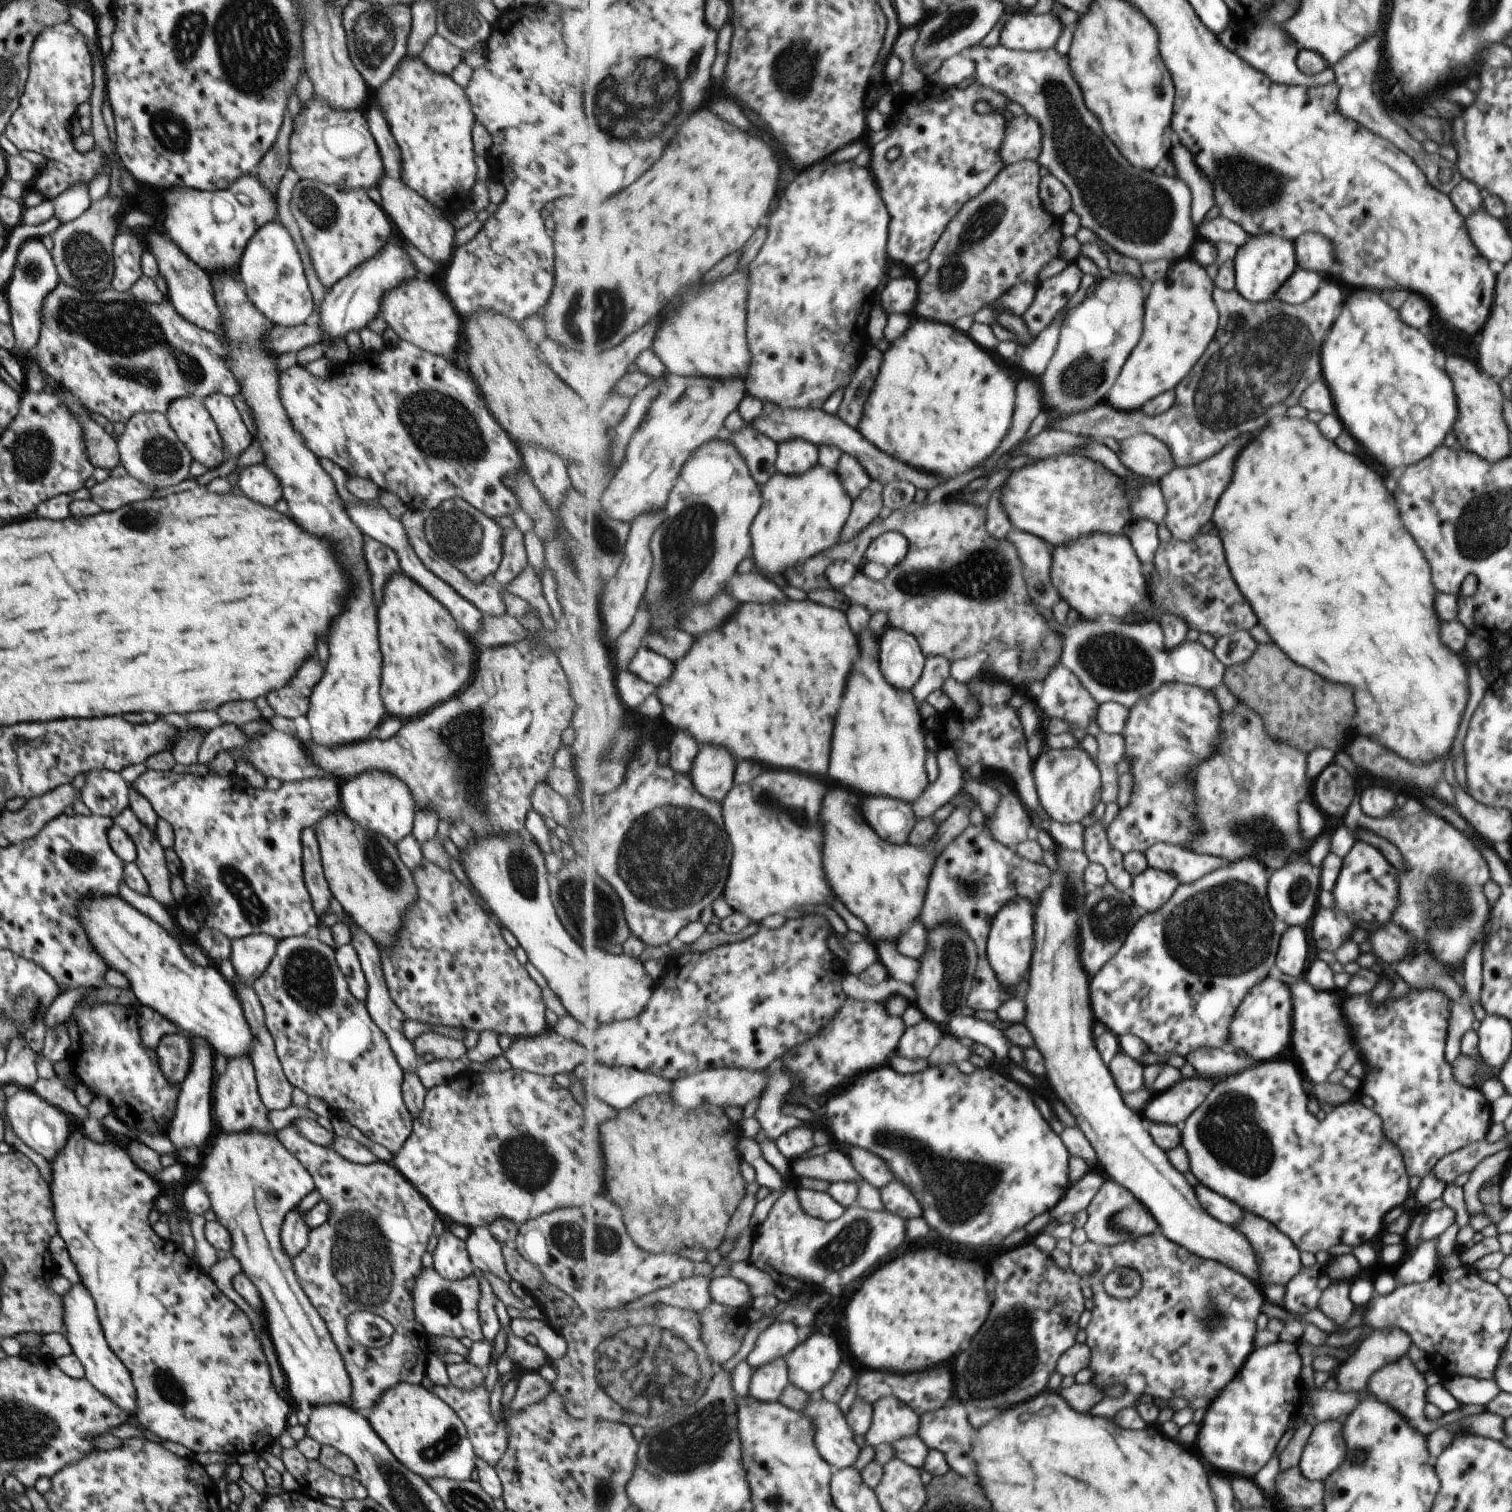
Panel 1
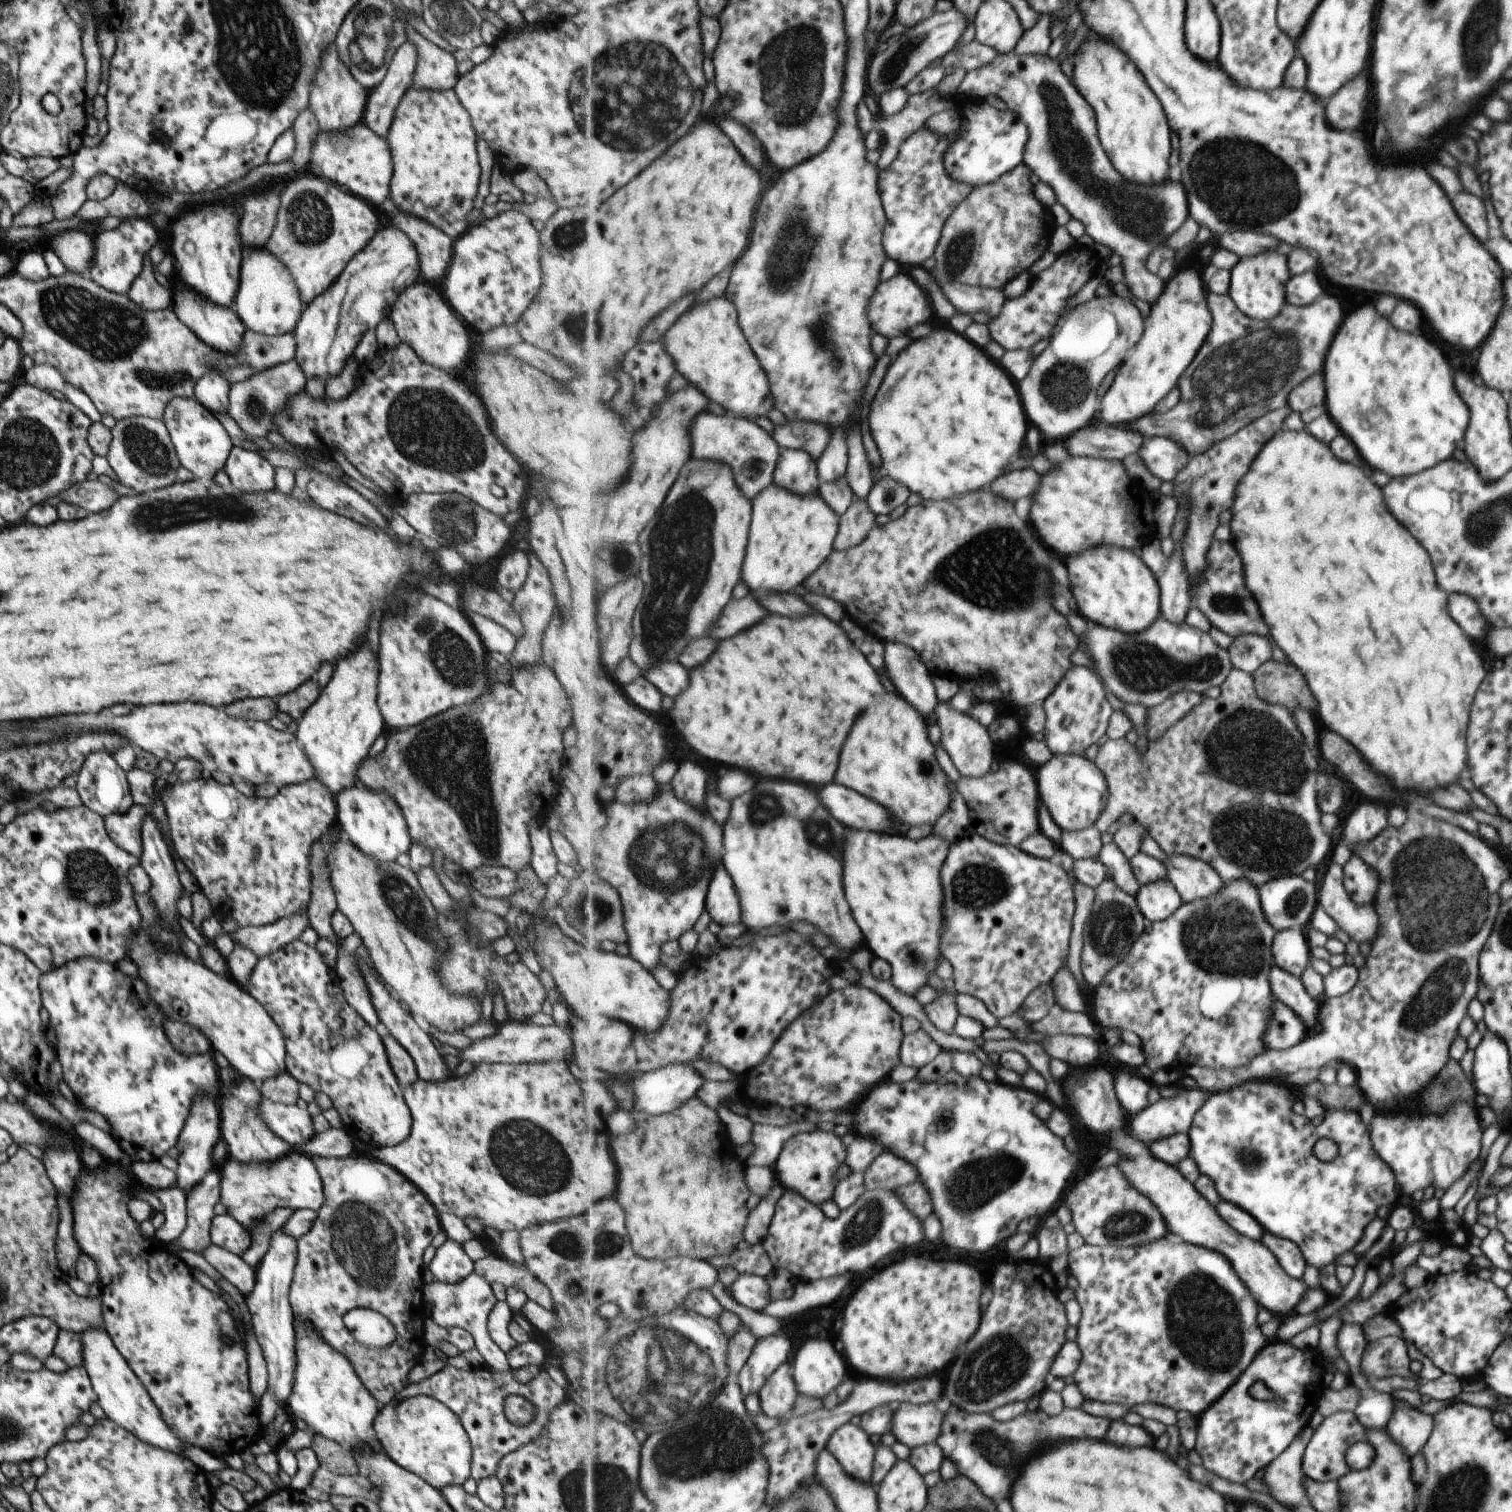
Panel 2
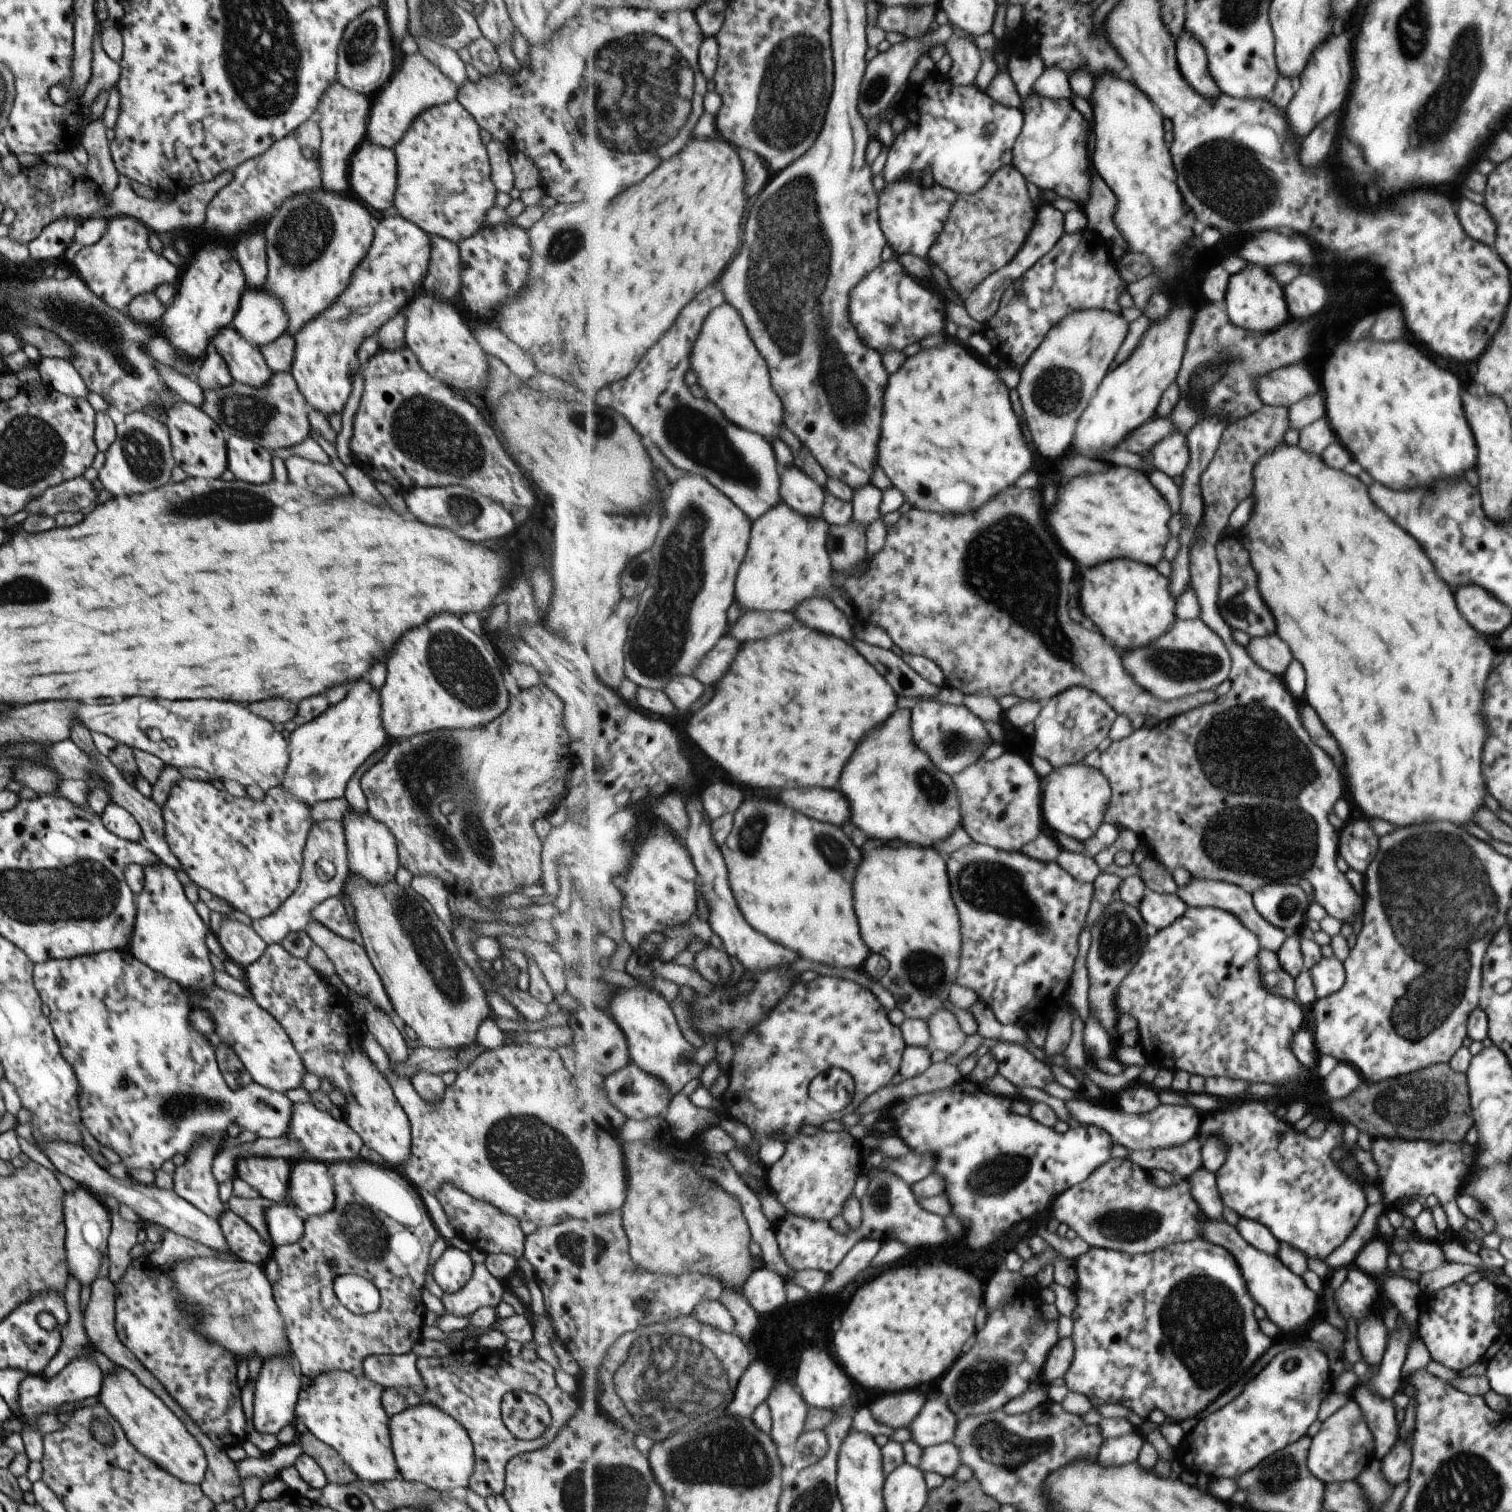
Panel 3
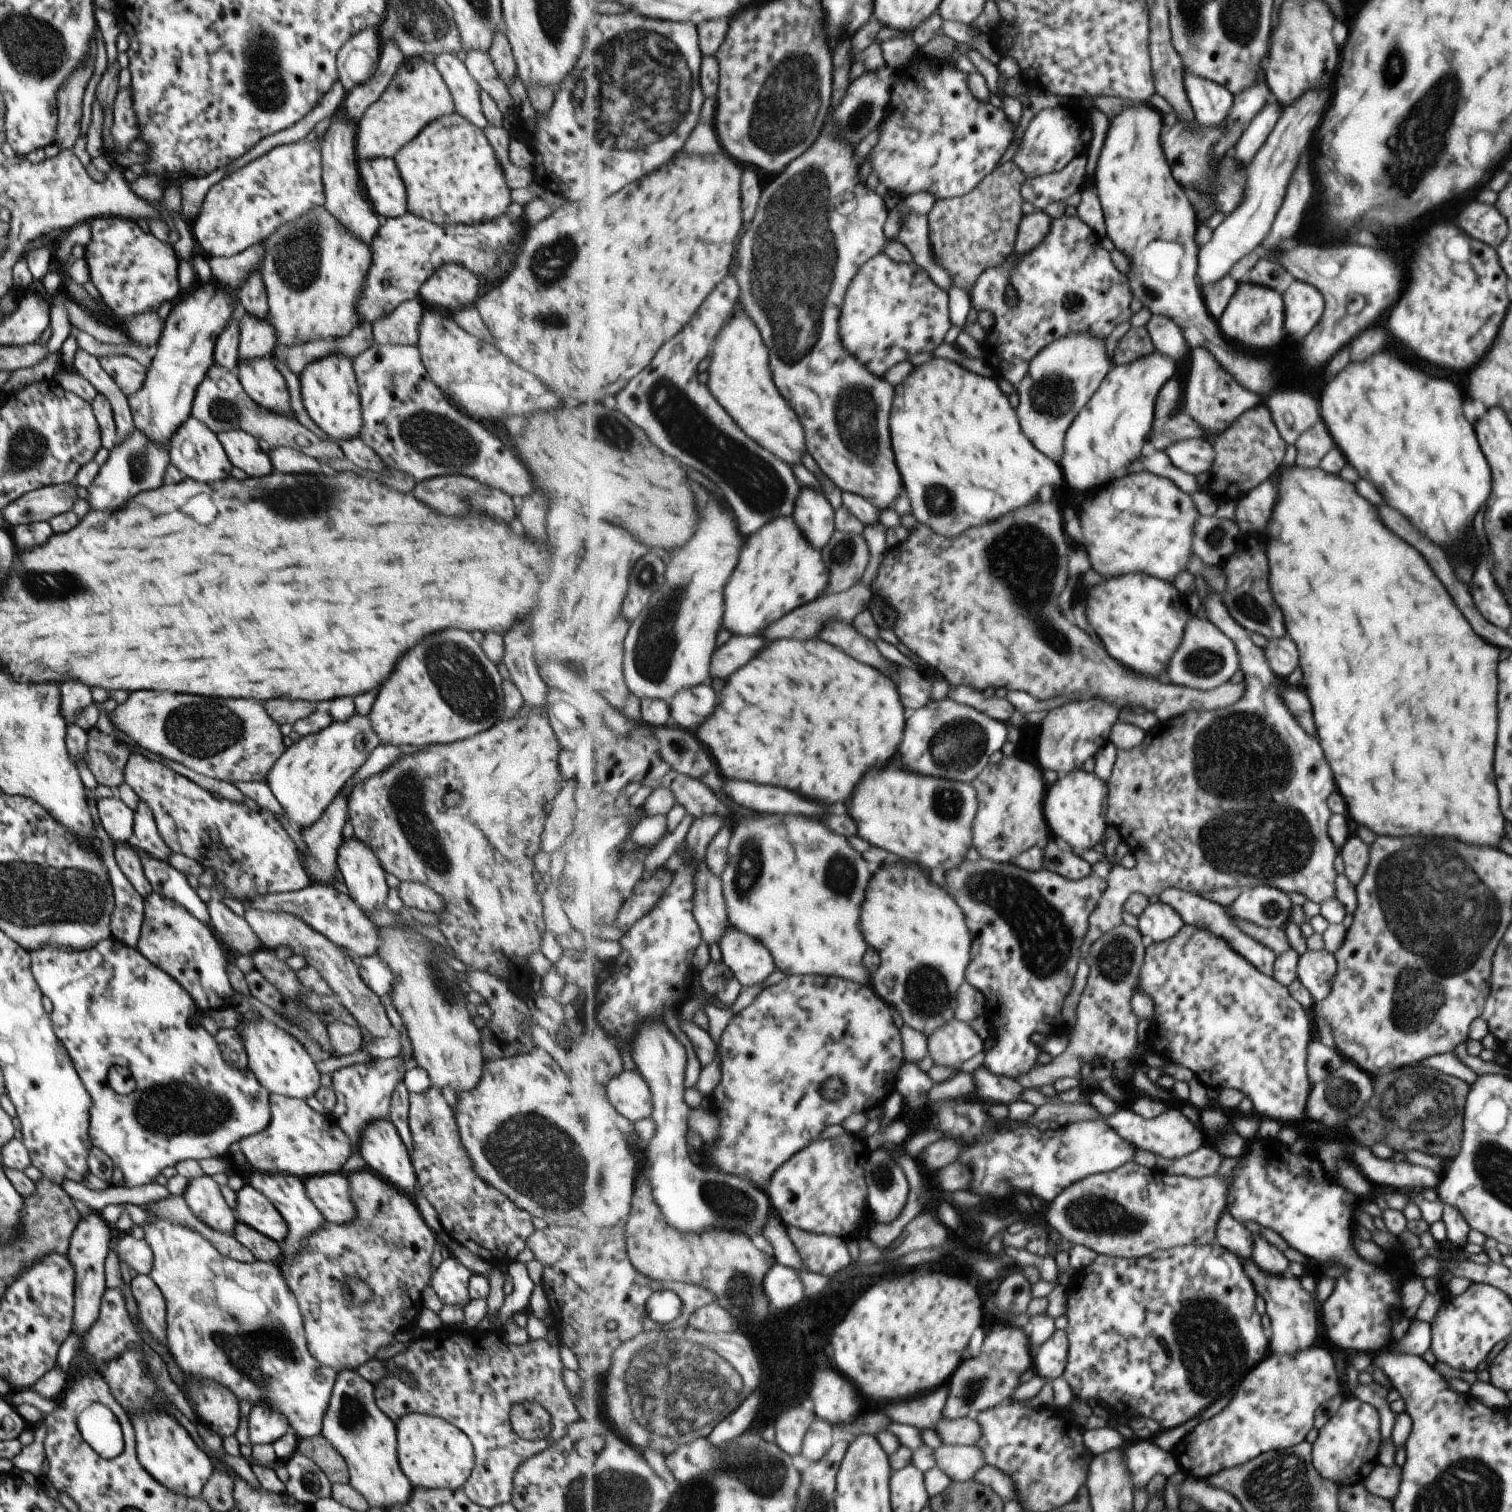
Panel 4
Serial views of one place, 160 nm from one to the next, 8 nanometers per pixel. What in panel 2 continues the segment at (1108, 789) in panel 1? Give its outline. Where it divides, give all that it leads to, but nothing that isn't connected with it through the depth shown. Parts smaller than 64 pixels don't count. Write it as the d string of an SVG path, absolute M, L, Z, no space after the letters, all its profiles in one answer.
M1233 668L1232 673L1228 677L1228 681L1224 683L1224 685L1221 687L1221 690L1222 693L1220 696L1215 699L1203 695L1203 702L1201 702L1201 705L1198 705L1196 709L1192 711L1192 713L1185 714L1185 718L1183 718L1183 720L1180 722L1177 722L1177 725L1173 726L1172 729L1165 734L1164 738L1159 738L1159 740L1156 742L1149 741L1147 750L1145 750L1144 754L1142 755L1137 752L1135 744L1130 744L1129 740L1126 740L1126 738L1121 738L1120 740L1109 739L1105 742L1105 744L1103 744L1103 746L1100 746L1095 762L1097 766L1104 771L1105 777L1109 782L1110 790L1108 806L1105 808L1104 814L1101 816L1100 821L1096 823L1097 828L1099 828L1099 830L1105 834L1105 832L1111 828L1111 824L1113 822L1117 822L1123 813L1129 813L1136 821L1148 828L1150 836L1155 838L1155 841L1159 844L1159 846L1161 846L1161 848L1163 848L1163 850L1165 850L1165 852L1167 852L1167 854L1171 856L1189 856L1191 858L1197 858L1197 860L1203 860L1203 862L1207 862L1207 864L1211 864L1211 866L1213 866L1214 870L1217 872L1217 874L1219 874L1219 876L1221 876L1221 879L1225 883L1235 882L1237 878L1241 878L1241 880L1243 880L1243 878L1247 878L1247 880L1249 880L1249 882L1251 882L1257 889L1265 885L1265 882L1273 880L1273 878L1281 878L1281 876L1289 875L1301 875L1305 868L1309 867L1316 869L1317 866L1311 866L1311 864L1319 864L1319 862L1323 860L1323 856L1329 852L1329 838L1325 836L1323 828L1319 826L1321 818L1319 818L1319 810L1317 810L1317 794L1315 794L1315 776L1317 776L1317 752L1315 752L1315 750L1318 748L1316 746L1311 746L1311 744L1309 744L1309 742L1303 738L1303 734L1301 734L1301 732L1297 729L1297 726L1295 725L1292 715L1287 707L1279 706L1279 704L1267 703L1264 699L1261 699L1260 696L1256 694L1256 686L1254 684L1253 675L1248 671Z

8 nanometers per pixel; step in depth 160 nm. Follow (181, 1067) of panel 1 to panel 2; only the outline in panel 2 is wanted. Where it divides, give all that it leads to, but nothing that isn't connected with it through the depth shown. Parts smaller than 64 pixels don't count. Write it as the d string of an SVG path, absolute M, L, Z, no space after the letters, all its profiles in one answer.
M165 1020L165 1036L171 1040L179 1054L211 1053L209 1040L205 1040L195 1028L179 1022Z

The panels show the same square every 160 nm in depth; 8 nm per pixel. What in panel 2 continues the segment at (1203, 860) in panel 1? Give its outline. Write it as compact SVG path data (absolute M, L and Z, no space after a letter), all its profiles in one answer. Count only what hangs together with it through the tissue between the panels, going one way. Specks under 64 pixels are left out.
M1171 856L1164 862L1168 878L1180 892L1184 903L1197 902L1219 894L1225 882L1211 864L1189 856Z

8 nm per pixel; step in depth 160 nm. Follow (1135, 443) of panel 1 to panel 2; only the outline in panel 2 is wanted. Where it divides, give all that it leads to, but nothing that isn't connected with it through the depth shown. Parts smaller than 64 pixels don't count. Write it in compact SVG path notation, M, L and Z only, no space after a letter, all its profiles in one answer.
M1161 436L1147 437L1138 454L1149 472L1161 481L1174 481L1191 460L1179 443Z

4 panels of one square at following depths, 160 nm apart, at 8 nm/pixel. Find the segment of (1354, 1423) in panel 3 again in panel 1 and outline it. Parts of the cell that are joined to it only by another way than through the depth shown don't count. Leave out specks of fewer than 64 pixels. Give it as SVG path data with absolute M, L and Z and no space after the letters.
M1323 1421L1312 1426L1298 1469L1310 1481L1325 1480L1346 1457L1347 1444L1343 1438L1343 1424Z

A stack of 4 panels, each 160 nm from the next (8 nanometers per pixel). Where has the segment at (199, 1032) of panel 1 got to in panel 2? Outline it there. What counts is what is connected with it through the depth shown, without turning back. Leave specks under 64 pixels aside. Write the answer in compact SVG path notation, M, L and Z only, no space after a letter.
M146 925L137 930L133 936L133 942L129 942L127 958L137 966L137 974L147 984L149 998L161 1006L159 1010L169 1018L169 1020L179 1020L195 1030L199 1030L207 1040L211 1050L217 1050L229 1063L229 1065L240 1075L249 1080L267 1080L273 1078L281 1072L285 1072L285 1040L281 1030L275 1026L275 1022L269 1018L269 1014L255 1001L243 988L226 975L214 974L199 962L193 962L181 954L169 952L169 950L159 950L149 936L147 936Z

